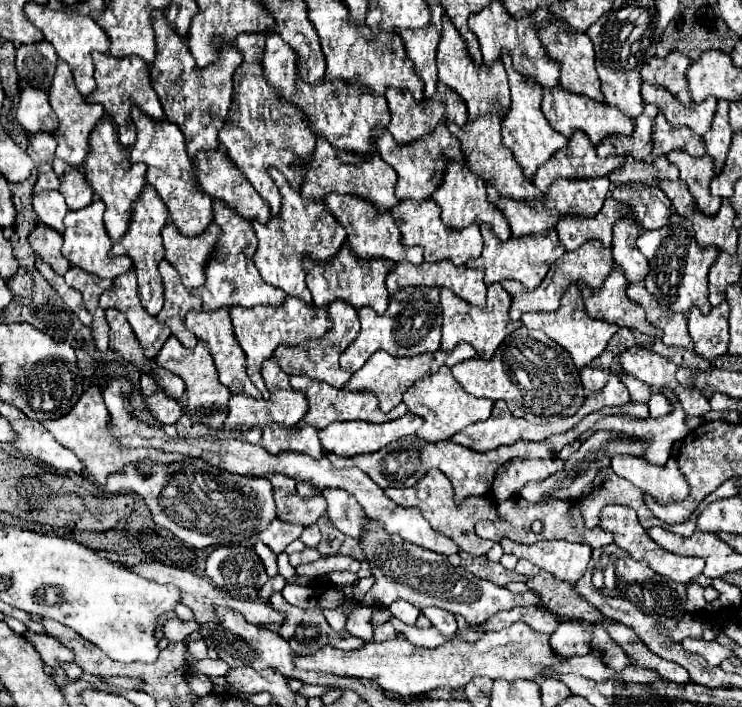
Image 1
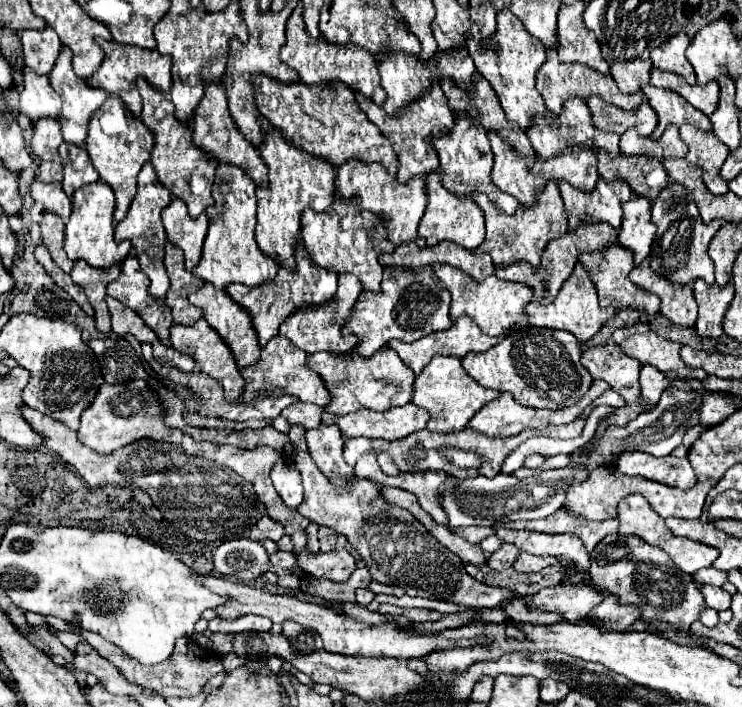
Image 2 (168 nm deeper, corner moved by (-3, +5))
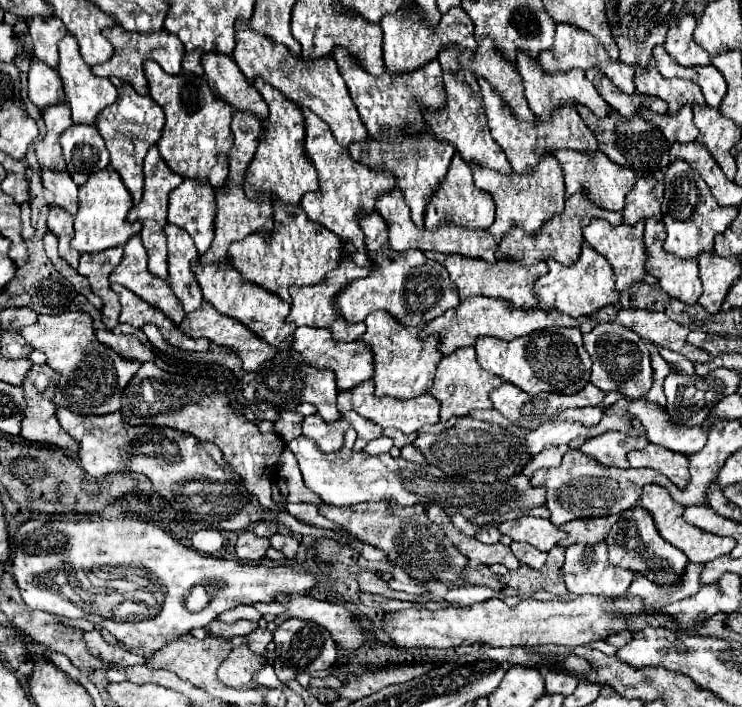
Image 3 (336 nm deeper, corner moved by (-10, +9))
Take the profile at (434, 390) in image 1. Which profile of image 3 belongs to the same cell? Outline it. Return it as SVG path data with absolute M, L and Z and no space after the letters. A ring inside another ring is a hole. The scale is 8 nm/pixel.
M460 348L456 352L452 352L450 356L444 356L438 362L436 378L434 378L434 384L430 388L430 394L440 400L440 404L442 404L440 420L446 422L452 416L460 418L460 416L466 416L472 410L492 408L492 402L488 398L488 394L490 394L490 390L494 390L500 384L502 384L502 378L498 378L498 376L480 368L474 348Z

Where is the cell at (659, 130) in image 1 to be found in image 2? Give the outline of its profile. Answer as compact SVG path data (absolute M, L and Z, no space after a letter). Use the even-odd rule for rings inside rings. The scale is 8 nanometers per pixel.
M645 86L643 94L647 96L651 108L657 112L659 116L659 124L653 130L651 138L659 140L663 136L663 130L667 126L683 126L683 124L693 124L699 130L711 130L711 122L705 114L701 114L699 110L695 110L689 102L685 102L679 94L665 90L665 88L655 88L655 86Z

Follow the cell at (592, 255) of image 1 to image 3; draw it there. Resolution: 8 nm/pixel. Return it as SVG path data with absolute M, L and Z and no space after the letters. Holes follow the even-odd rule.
M578 192L578 194L572 194L568 200L566 200L566 206L564 206L564 212L562 214L556 214L550 222L546 222L546 226L534 234L534 238L530 238L528 234L524 234L526 230L520 230L520 228L514 228L510 230L510 234L506 234L506 238L502 238L502 242L498 242L498 250L496 250L496 258L516 258L520 264L524 266L530 266L532 262L538 262L538 260L556 260L564 266L570 266L576 262L576 258L580 256L580 246L582 246L582 228L592 220L592 218L604 218L608 220L612 226L618 226L622 224L622 212L608 212L608 210L602 210L598 206L594 206L586 194Z

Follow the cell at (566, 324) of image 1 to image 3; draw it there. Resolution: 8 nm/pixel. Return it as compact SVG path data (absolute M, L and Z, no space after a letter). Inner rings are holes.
M582 242L580 256L572 266L562 266L556 264L554 260L547 260L547 264L550 266L550 272L534 284L534 296L538 298L538 306L542 310L560 310L562 314L578 318L578 316L588 316L598 308L614 304L618 300L618 292L614 290L612 266L602 254L590 248L590 244Z

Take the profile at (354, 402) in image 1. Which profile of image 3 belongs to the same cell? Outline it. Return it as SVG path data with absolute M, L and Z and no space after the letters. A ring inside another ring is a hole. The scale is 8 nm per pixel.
M386 310L372 312L366 318L366 334L358 338L360 342L368 344L374 352L374 366L376 372L372 380L376 382L376 396L394 396L394 398L414 398L430 390L436 366L442 358L442 352L438 350L440 338L438 334L430 334L426 338L420 338L420 332L424 330L426 324L422 326L402 326L396 318L390 318Z

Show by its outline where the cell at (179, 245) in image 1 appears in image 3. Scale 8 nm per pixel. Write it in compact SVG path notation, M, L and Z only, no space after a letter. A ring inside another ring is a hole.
M186 178L170 192L168 222L184 228L204 254L214 238L214 190L210 182Z

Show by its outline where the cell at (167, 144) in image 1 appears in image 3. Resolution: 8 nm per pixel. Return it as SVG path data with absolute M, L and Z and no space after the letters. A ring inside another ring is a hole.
M154 60L144 62L144 74L148 80L150 96L164 108L166 114L166 124L158 140L162 158L182 178L208 180L212 188L220 188L228 178L226 158L230 146L234 144L230 130L232 106L226 106L222 98L214 98L206 76L194 78L192 74L184 72L170 76Z

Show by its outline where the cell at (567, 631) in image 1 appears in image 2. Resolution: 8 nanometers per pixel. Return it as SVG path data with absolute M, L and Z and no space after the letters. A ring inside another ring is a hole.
M605 596L605 600L595 606L595 610L591 610L587 616L593 624L599 624L605 630L613 630L613 632L625 632L625 628L629 628L637 618L635 606L621 606L615 598Z

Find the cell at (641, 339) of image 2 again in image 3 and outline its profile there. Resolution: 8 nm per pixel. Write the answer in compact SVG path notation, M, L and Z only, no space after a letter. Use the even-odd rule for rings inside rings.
M622 308L618 310L618 322L630 330L634 330L640 338L676 350L684 354L690 362L710 362L710 354L706 350L698 350L696 346L690 346L686 342L688 326L682 326L674 320L670 320L662 312L650 312L640 308Z

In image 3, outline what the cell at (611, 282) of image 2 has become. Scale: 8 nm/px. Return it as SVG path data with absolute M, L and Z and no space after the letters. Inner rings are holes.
M594 218L586 228L584 228L584 240L602 256L608 258L608 262L612 264L612 270L616 274L616 290L622 292L626 290L626 286L634 284L634 282L648 282L648 284L656 284L658 280L646 272L646 248L642 242L642 234L644 234L644 222L638 222L638 226L626 226L626 224L618 224L618 226L610 226L606 220Z

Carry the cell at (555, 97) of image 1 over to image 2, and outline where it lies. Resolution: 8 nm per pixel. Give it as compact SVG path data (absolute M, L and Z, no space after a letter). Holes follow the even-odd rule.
M547 50L547 60L545 64L539 68L537 72L537 90L539 94L543 96L545 100L545 106L553 112L553 114L561 114L563 112L563 106L565 106L565 100L567 98L573 98L573 96L579 96L579 98L587 98L587 96L599 96L603 98L607 104L613 104L617 106L619 110L637 110L641 100L643 100L643 94L637 92L637 94L623 94L615 80L611 76L603 76L603 74L597 74L595 70L583 66L583 64L571 64L571 66L563 66L559 60L557 60L557 52L555 50Z

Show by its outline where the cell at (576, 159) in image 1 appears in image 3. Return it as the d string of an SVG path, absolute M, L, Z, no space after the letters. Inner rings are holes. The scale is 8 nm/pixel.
M518 54L516 64L518 64L518 72L524 80L526 100L530 104L530 110L536 114L536 118L548 120L552 110L556 110L562 102L568 102L568 104L580 102L580 104L588 106L598 118L604 118L606 112L610 112L610 106L596 94L596 88L586 80L584 70L568 70L562 74L546 74L546 70L542 70L542 66L538 66L538 58L530 58L530 54Z

